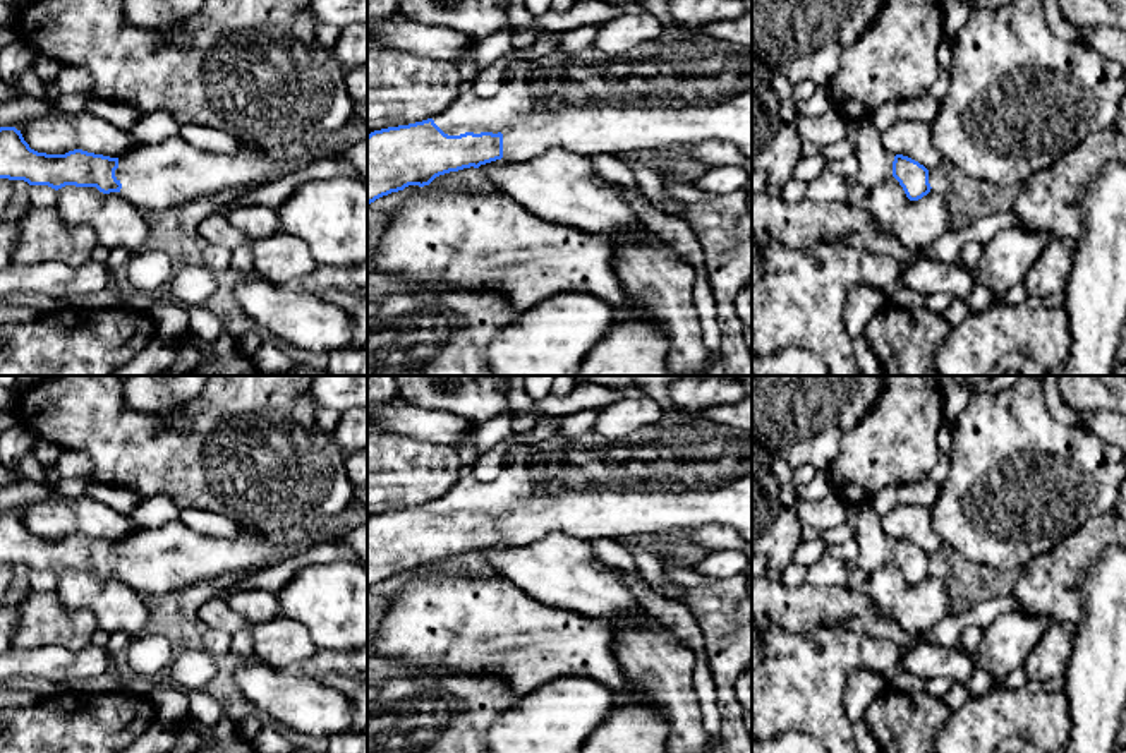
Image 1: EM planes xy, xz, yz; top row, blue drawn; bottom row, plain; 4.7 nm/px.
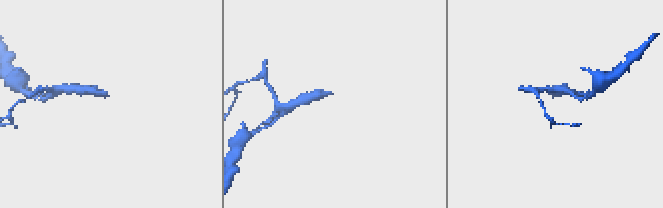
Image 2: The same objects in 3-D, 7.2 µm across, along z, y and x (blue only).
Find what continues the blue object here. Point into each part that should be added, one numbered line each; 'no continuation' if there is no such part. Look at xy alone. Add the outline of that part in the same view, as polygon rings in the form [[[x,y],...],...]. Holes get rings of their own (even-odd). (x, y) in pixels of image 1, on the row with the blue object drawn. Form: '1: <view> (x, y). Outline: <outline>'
1: xy (155, 177). Outline: [[[170,137],[136,146],[118,158],[120,194],[142,213],[163,211],[189,201],[280,178],[307,166],[311,158],[288,149],[285,158],[242,142],[235,154],[213,154]]]

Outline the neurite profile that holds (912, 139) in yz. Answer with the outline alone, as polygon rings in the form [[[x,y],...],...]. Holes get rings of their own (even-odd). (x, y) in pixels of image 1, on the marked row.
[[[899,118],[891,129],[881,134],[882,144],[891,154],[908,156],[929,172],[939,168],[944,158],[930,141],[930,123]]]

